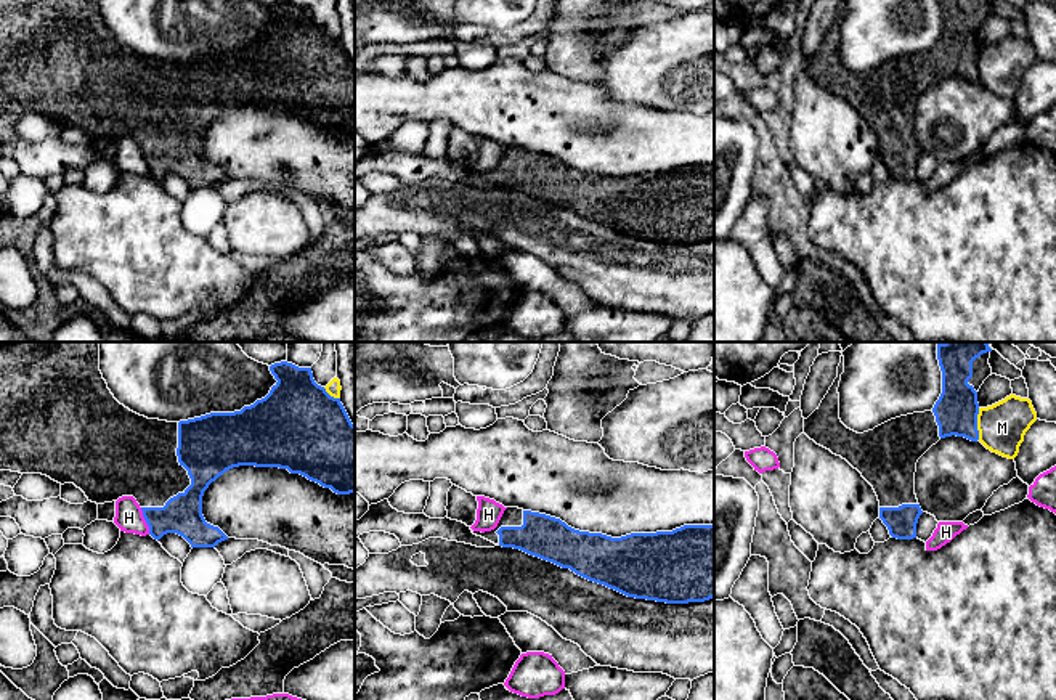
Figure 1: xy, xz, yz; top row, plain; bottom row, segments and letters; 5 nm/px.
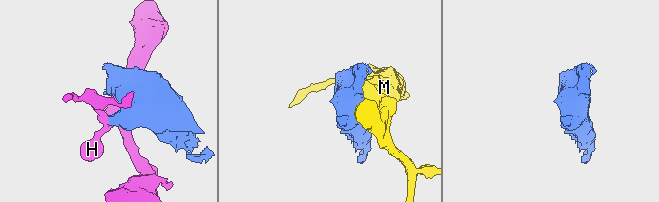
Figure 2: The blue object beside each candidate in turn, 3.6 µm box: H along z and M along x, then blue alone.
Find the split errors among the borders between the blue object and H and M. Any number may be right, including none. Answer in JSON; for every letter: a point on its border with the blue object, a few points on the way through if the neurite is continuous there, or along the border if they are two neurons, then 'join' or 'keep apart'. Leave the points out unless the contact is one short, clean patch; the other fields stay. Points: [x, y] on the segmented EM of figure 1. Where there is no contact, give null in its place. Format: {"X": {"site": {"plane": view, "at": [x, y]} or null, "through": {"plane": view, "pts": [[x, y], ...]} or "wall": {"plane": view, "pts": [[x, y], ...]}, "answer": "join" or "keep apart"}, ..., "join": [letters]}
{"H": {"site": {"plane": "xy", "at": [145, 519]}, "wall": {"plane": "xy", "pts": [[140, 508], [150, 533]]}, "answer": "keep apart"}, "M": {"site": {"plane": "yz", "at": [976, 424]}, "answer": "keep apart"}, "join": []}

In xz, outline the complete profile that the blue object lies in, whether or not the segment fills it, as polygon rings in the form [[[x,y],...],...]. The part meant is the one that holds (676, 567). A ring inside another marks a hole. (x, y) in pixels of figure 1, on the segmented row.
[[[507,507],[494,530],[472,533],[570,568],[628,597],[666,604],[714,597],[714,525],[611,538],[575,530],[546,514]]]

